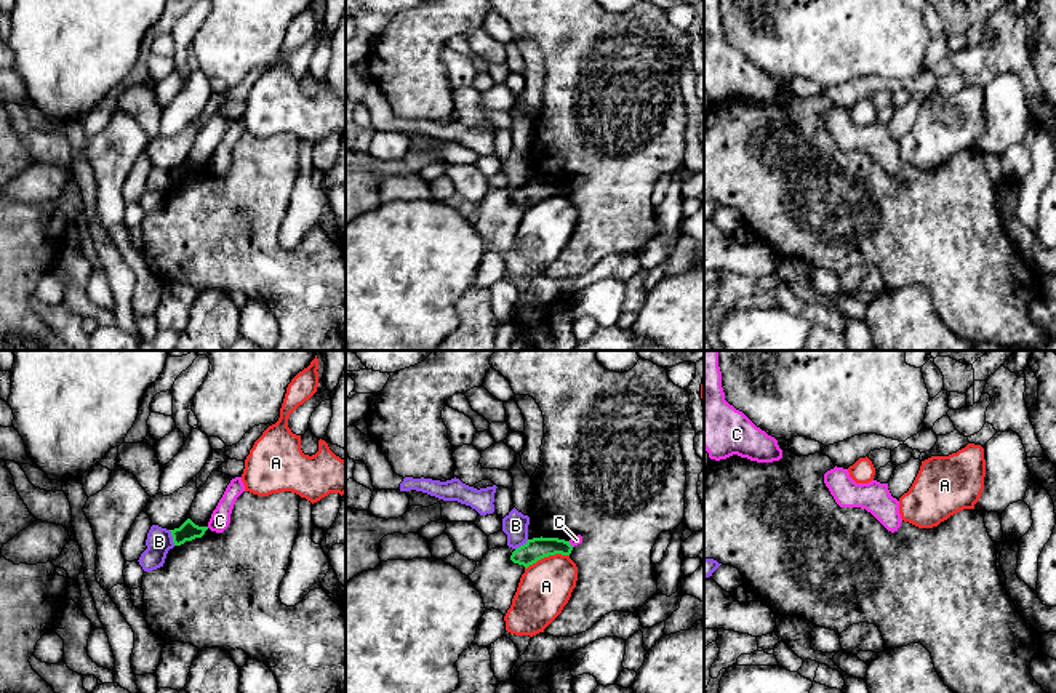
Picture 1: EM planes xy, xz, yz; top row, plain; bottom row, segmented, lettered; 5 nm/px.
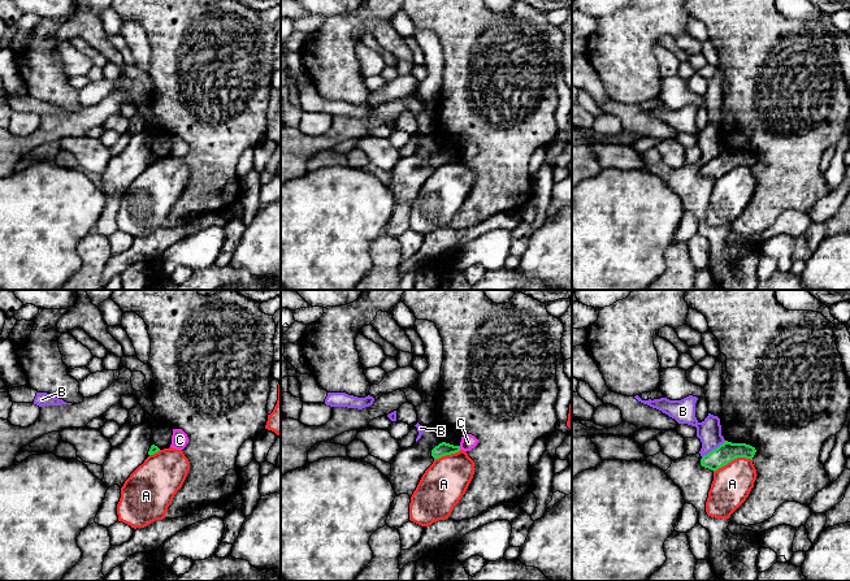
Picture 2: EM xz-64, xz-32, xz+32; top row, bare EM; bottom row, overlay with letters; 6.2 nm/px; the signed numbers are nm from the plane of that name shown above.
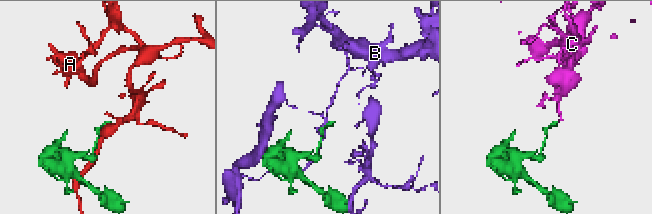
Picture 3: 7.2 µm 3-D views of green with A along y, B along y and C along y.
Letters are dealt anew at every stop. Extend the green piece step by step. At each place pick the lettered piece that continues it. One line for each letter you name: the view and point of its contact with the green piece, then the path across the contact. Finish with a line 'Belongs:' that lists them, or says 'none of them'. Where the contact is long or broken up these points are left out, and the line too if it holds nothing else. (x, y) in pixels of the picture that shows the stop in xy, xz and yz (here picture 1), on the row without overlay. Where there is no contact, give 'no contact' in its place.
Belongs: none of them

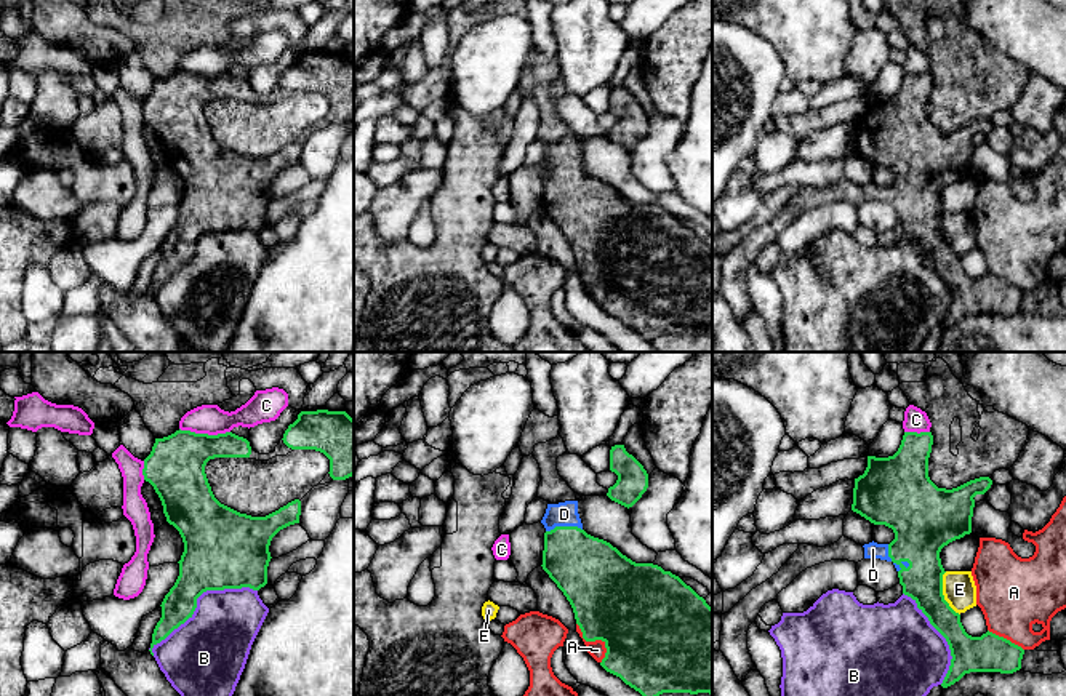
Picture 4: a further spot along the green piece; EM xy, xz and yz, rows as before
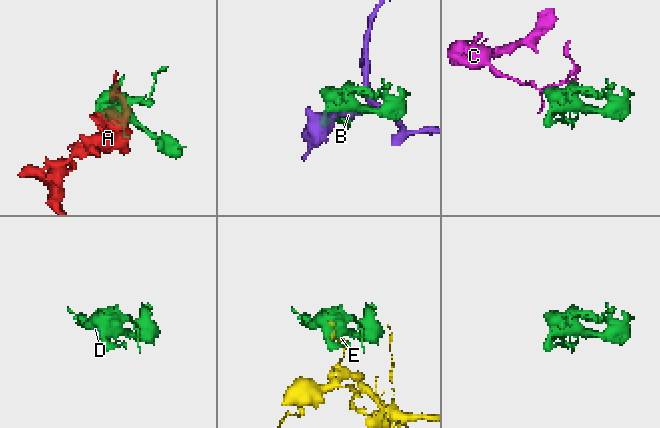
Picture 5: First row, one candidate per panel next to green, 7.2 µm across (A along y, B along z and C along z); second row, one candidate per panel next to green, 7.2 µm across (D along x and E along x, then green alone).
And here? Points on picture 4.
D: meets green in yz at (892, 202)
Belongs: D

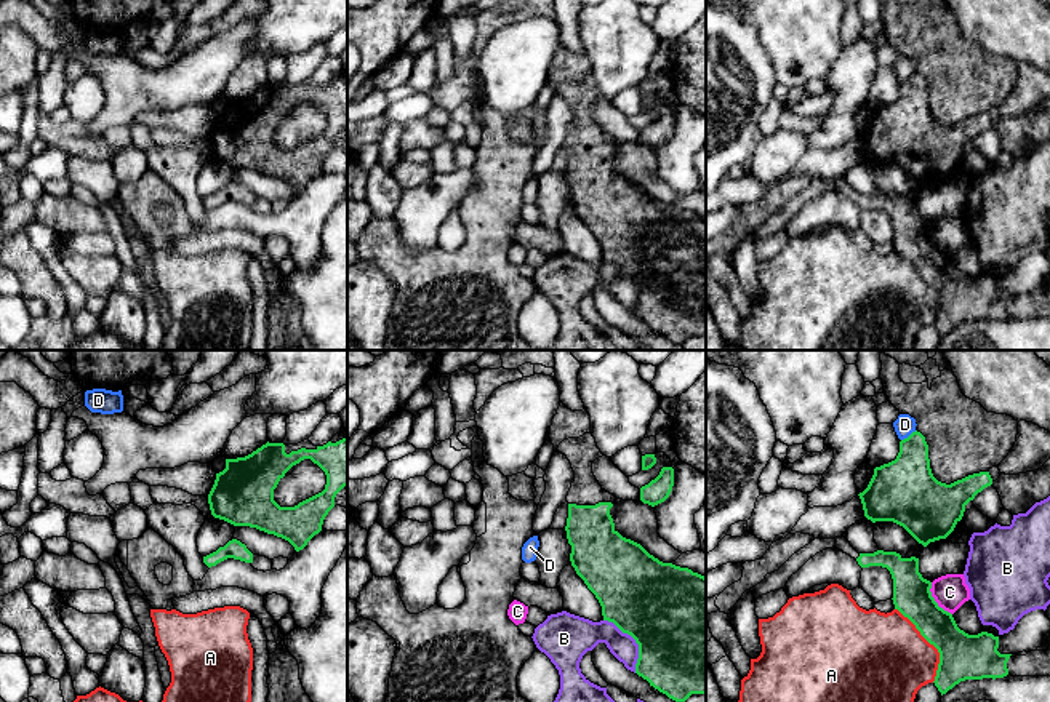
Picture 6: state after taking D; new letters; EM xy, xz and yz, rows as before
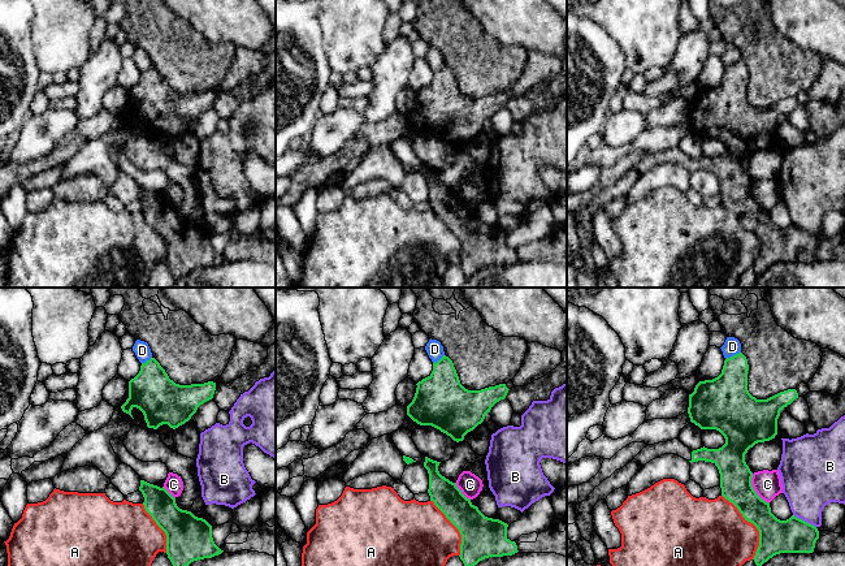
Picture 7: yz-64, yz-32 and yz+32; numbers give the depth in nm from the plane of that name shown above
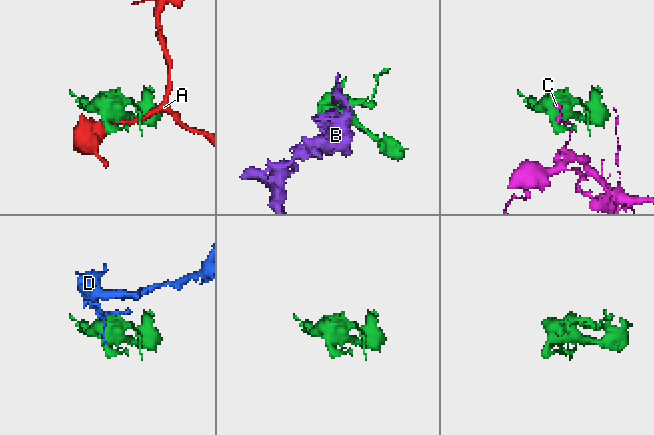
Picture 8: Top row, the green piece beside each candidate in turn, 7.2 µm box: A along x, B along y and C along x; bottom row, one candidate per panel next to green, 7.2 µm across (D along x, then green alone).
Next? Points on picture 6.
Belongs: none of them

